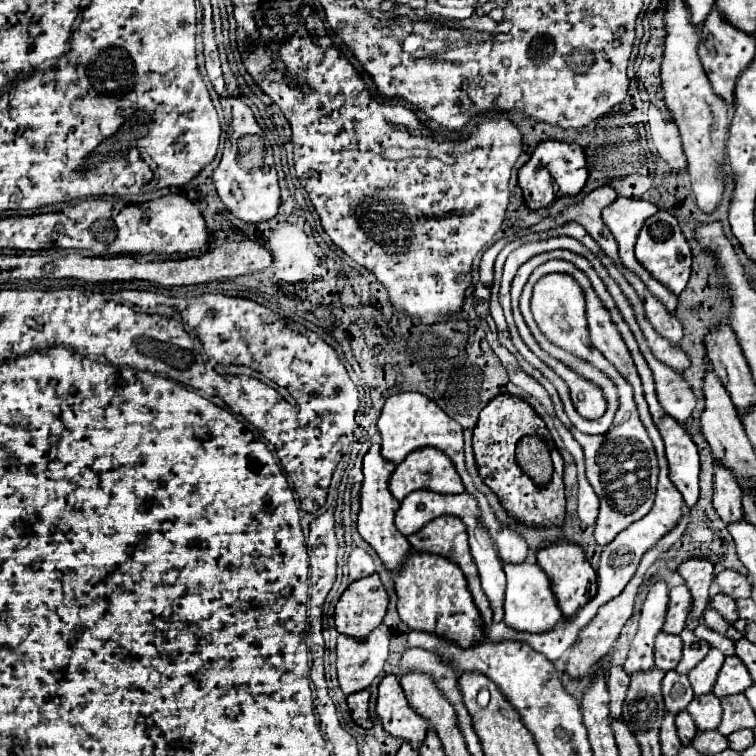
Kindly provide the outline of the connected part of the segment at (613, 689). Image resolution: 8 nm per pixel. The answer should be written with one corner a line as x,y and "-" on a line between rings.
612,666
608,670
608,692
610,692
610,716
614,720
620,720
622,714
622,704
628,692
628,684
630,684
630,676
620,668
620,666

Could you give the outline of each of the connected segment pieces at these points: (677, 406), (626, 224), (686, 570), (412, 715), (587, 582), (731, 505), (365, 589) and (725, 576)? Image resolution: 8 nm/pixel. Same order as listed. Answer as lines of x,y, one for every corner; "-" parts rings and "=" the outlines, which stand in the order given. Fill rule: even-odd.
658,366
658,382
656,382
658,402
666,414
670,414
676,422
684,424
694,410
696,398
684,378
670,370
668,366
=
620,196
620,198
616,198
610,206
606,206
606,208
602,210
602,220
604,220
604,224
608,226
608,230
614,234
614,238
616,238
616,242
618,242
618,252
620,252
622,264
624,264
628,270
632,270
632,272
646,284
646,288
666,306
668,312
674,312
674,310
676,310
676,296
670,294
670,290
666,290
660,282
654,282
654,278
650,278
650,274
646,274
646,270
642,270
642,266
638,266
638,260
634,258
634,244
636,244
638,232
640,232
640,228
644,226
644,222
646,222
650,216
654,216
656,212
658,212
658,208
656,208
652,202
630,200
630,198
622,198
622,196
=
686,560
684,564
678,566
678,574
684,578
690,594
692,594
692,610
690,610
690,620
700,620
702,612
706,610
710,598
708,598
708,588
714,578
714,566
708,560
=
394,674
384,676
378,690
380,694
378,694
378,704
376,704
376,714
382,720
384,730
390,736
402,738
404,742
418,748
420,742
426,738
428,724
406,702
404,690
398,678
=
548,544
538,552
538,566
546,572
546,576
550,578
552,584
552,592
556,596
556,602
562,610
562,618
568,620
572,618
586,602
590,602
590,598
594,598
596,594
596,572
592,570
592,566
586,562
584,552
580,546
576,544
=
714,462
714,508
726,524
742,518
742,488
722,462
=
376,572
354,580
336,604
336,628
346,636
364,640
382,622
386,606
388,594
=
722,570
716,574
716,584
720,586
720,592
730,598
746,598
750,596
750,584
746,576
734,572
734,570

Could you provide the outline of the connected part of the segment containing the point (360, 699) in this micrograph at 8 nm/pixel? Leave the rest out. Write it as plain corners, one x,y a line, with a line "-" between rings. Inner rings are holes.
360,690
360,692
354,692
348,696
350,714
352,714
354,722
362,728
372,728
372,722
368,716
368,698
370,698
368,690

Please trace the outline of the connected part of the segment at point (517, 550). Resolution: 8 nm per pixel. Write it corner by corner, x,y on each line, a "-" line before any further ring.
482,512
482,522
484,522
488,534
494,540
498,558
504,564
520,564
520,562
526,560
528,546
526,546
526,542
524,542
522,536
518,536
512,530
498,528
498,520
496,520
496,516
492,512

